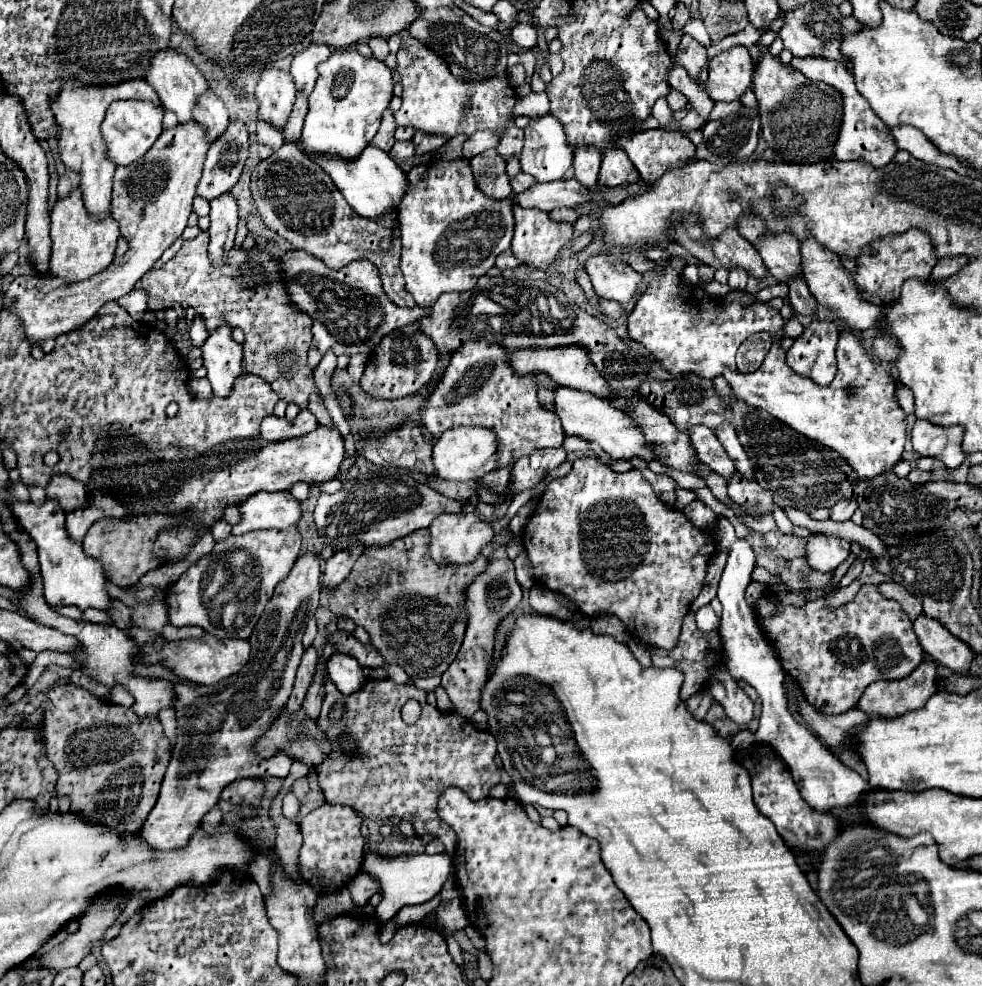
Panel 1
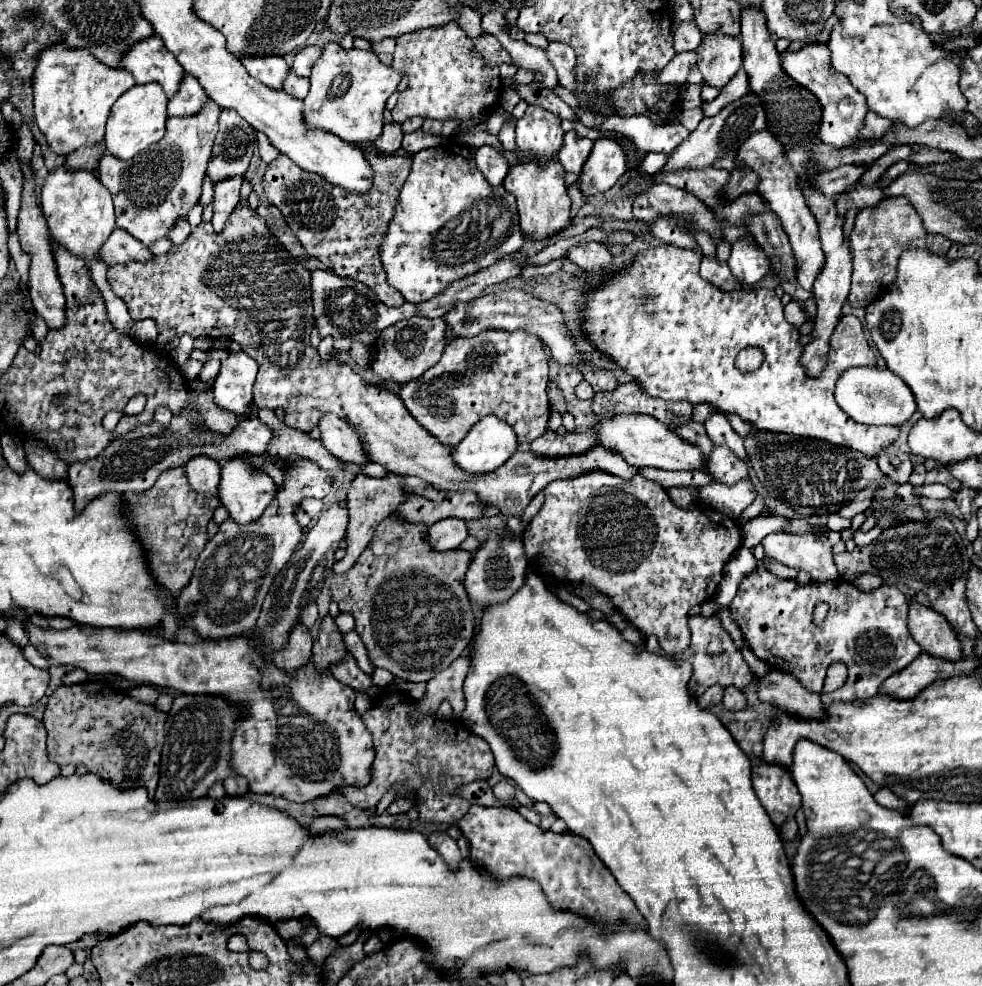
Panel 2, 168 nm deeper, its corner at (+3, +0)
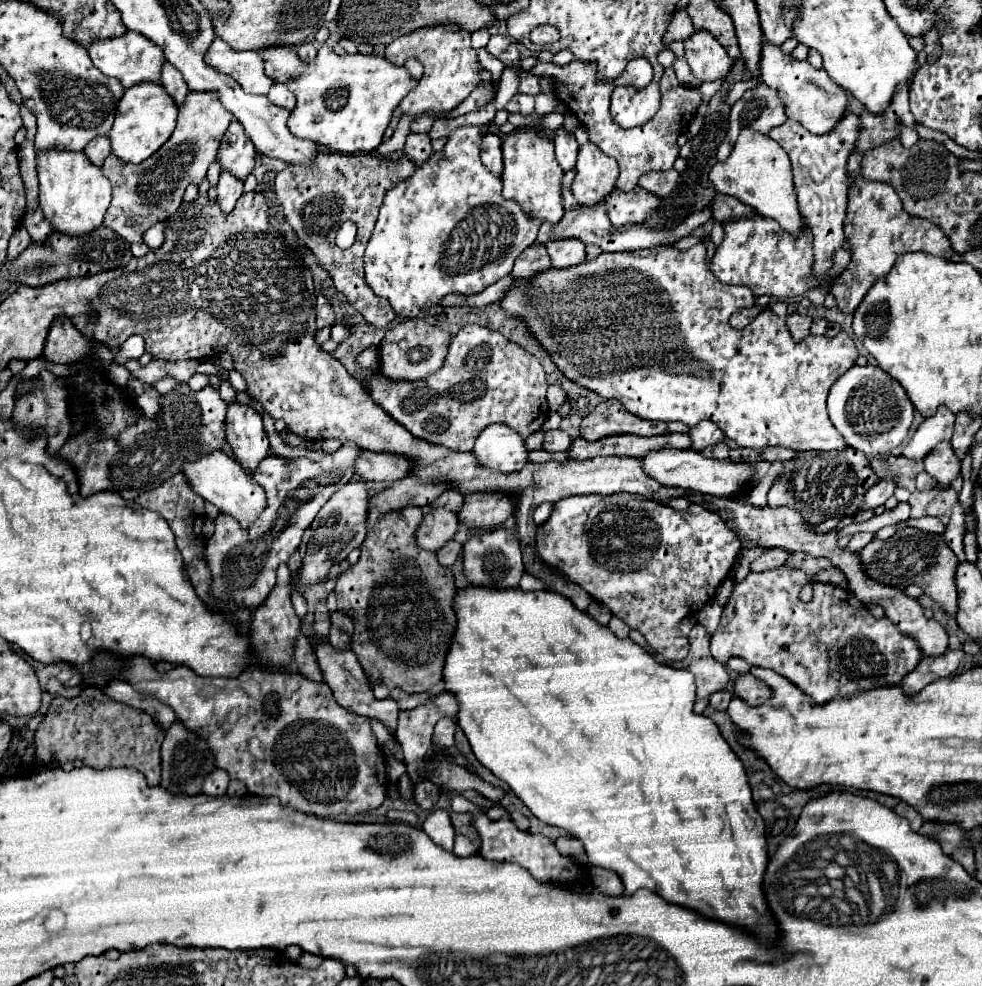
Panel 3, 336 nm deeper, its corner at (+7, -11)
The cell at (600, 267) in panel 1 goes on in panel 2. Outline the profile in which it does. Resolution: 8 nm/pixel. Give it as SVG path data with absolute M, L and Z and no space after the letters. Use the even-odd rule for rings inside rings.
M586 242L580 246L576 244L566 252L566 258L572 260L578 268L582 268L586 272L596 270L596 268L604 266L606 262L612 262L612 254L600 242Z

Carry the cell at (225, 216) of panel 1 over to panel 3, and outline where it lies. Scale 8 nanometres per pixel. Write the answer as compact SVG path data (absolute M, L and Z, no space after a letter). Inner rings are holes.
M222 171L218 181L218 205L224 217L232 211L240 195L242 195L242 181L238 181L234 175L228 175L228 171Z

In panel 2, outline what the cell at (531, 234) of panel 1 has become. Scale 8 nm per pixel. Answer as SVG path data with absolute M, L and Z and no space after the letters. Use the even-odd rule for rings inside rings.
M516 160L508 176L504 178L504 188L516 196L518 212L520 212L520 226L526 232L526 238L544 240L570 224L570 198L564 184L564 168L560 168L558 160L552 160L548 168L536 168L536 164L528 164L528 160Z

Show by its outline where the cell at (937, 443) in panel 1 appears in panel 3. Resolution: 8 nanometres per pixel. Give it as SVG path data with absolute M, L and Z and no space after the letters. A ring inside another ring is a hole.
M938 407L934 417L922 421L910 443L904 447L904 457L910 461L924 461L924 457L942 441L952 439L954 415L946 407Z

